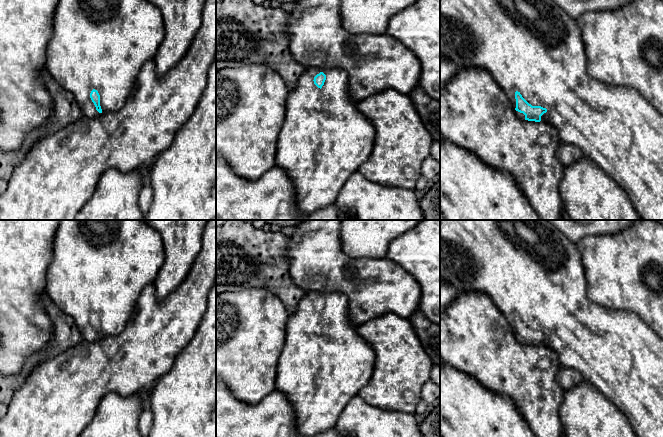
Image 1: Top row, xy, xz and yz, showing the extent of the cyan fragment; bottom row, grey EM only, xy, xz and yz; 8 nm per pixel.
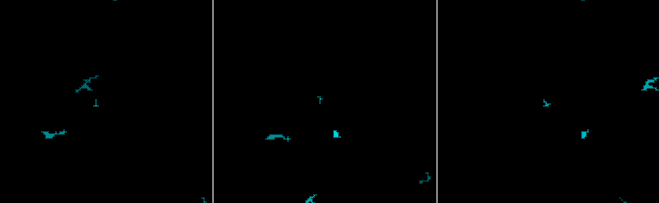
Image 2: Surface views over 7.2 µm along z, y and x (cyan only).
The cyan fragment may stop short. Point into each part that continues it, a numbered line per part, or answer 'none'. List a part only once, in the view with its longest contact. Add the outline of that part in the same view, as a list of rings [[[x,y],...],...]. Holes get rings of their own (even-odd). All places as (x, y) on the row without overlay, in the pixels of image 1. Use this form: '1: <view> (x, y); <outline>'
1: yz (528, 268); [[[440,220],[440,316],[451,305],[451,303],[462,293],[474,291],[487,294],[501,311],[508,321],[510,327],[516,332],[515,316],[518,315],[522,321],[532,330],[541,330],[547,333],[547,336],[541,340],[541,345],[554,350],[560,362],[561,367],[579,371],[583,377],[590,382],[599,392],[607,397],[622,413],[626,415],[631,426],[638,437],[663,437],[663,340],[650,328],[637,314],[629,311],[606,308],[594,303],[587,295],[586,275],[582,263],[581,255],[576,244],[570,241],[548,220]]]

